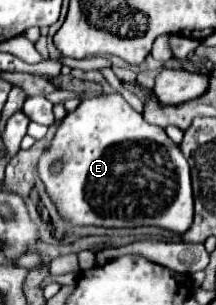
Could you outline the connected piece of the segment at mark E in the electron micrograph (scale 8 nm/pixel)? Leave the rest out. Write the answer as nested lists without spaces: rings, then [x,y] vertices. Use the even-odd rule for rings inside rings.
[[[102,94],[98,98],[82,100],[80,106],[60,124],[48,152],[40,158],[38,172],[62,218],[74,226],[160,226],[172,232],[186,232],[192,226],[194,196],[190,166],[182,150],[166,136],[162,128],[148,124],[142,114],[132,110],[120,94]],[[56,162],[60,162],[60,172],[52,170]]]

